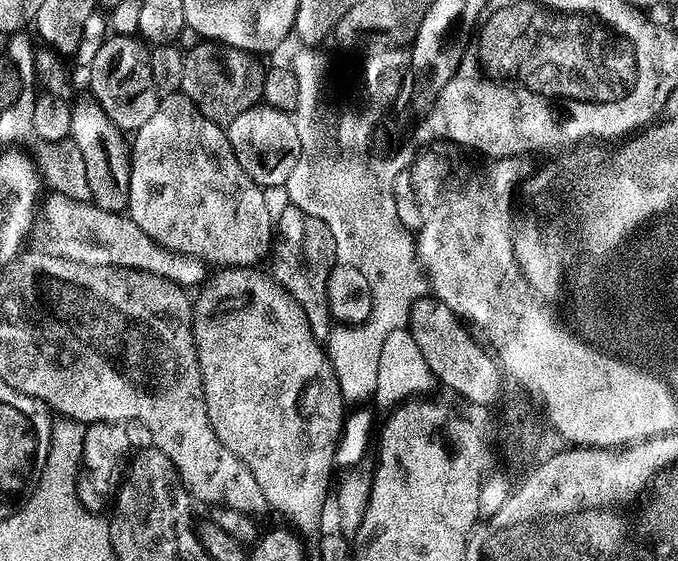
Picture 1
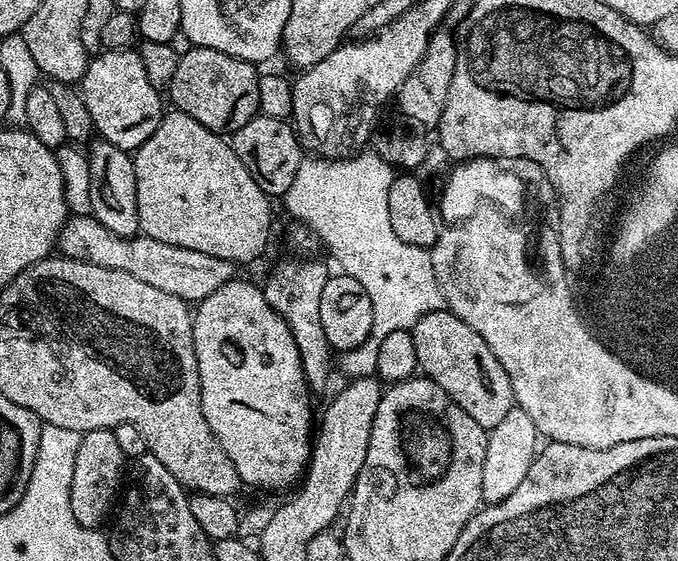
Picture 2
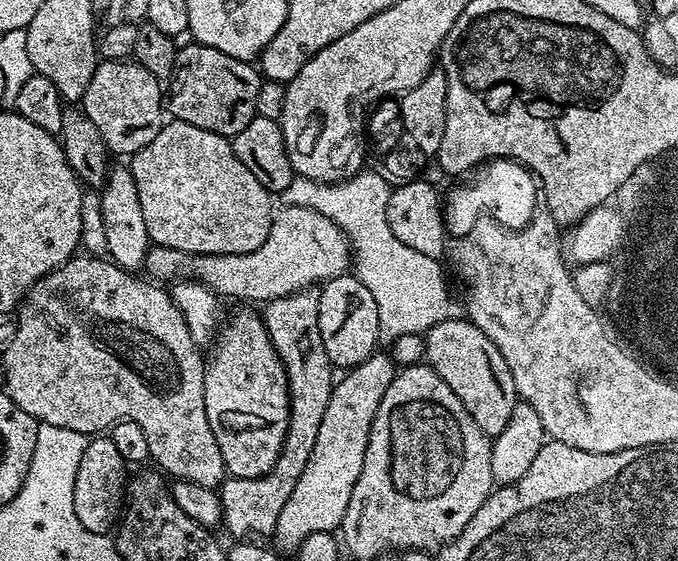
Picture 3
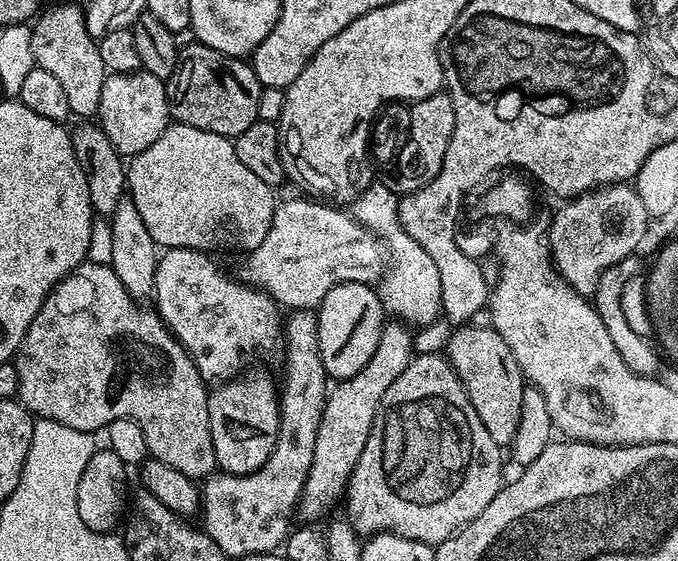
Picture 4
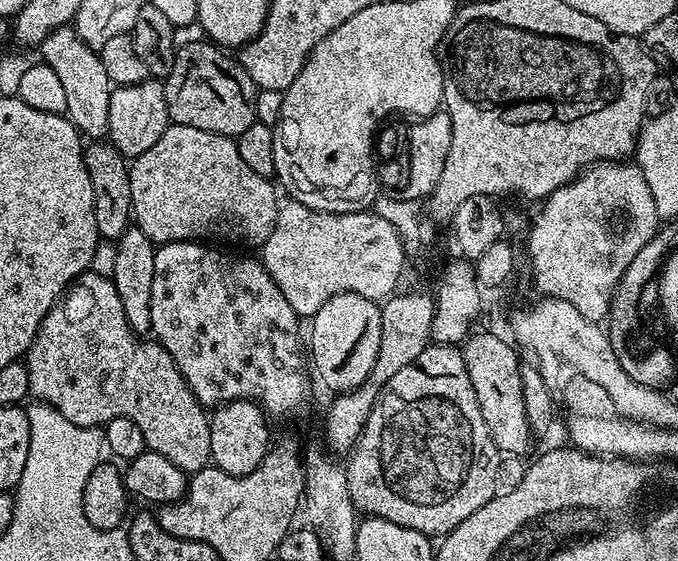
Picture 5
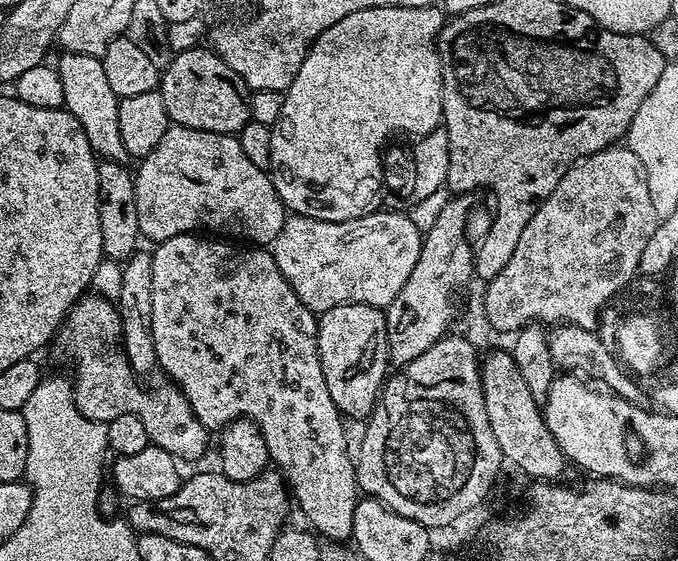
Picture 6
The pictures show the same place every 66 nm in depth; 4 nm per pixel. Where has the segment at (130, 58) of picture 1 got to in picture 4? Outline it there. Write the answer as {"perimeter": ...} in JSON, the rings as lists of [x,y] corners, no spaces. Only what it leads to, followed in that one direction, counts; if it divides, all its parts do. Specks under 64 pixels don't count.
{"perimeter":[[[114,72],[105,75],[98,124],[124,158],[138,155],[167,130],[170,123],[165,81],[145,72]]]}

